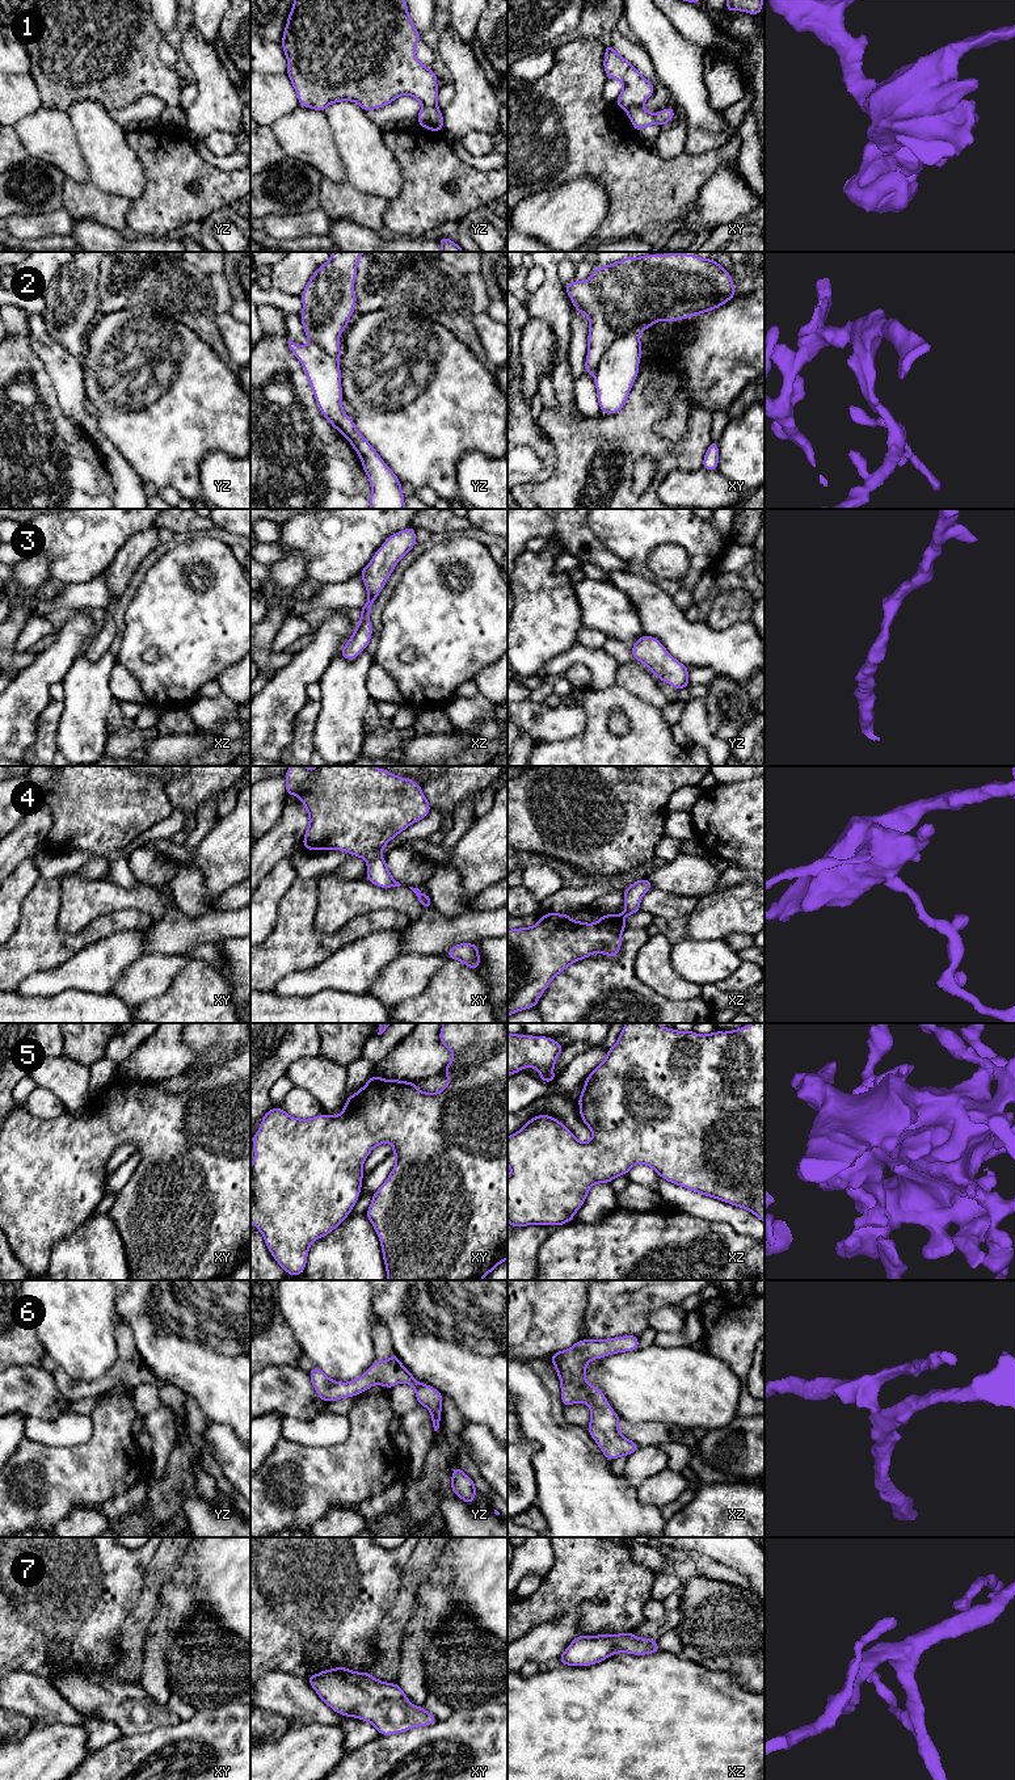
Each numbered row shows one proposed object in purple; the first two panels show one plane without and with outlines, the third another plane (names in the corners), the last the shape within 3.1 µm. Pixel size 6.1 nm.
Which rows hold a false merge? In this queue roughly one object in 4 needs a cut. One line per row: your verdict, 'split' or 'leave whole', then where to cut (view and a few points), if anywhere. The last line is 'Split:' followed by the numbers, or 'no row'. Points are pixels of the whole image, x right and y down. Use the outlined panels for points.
1: split; cut in xy along (639, 105), (630, 106), (626, 110)
2: split; cut in xy along (636, 333), (626, 333), (618, 337), (607, 348), (594, 373)
3: leave whole; no cut
4: leave whole; no cut
5: leave whole; no cut
6: leave whole; no cut
7: leave whole; no cut
Split: 1, 2

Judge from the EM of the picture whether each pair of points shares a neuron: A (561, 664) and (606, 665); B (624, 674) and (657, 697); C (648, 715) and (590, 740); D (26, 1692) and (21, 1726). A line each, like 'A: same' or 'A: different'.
A: same
B: same
C: same
D: different

